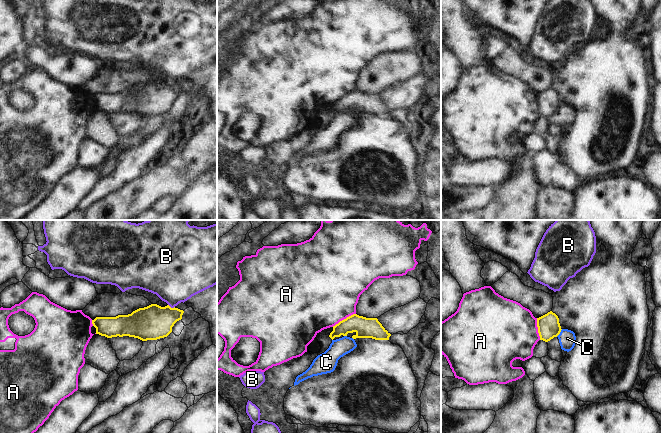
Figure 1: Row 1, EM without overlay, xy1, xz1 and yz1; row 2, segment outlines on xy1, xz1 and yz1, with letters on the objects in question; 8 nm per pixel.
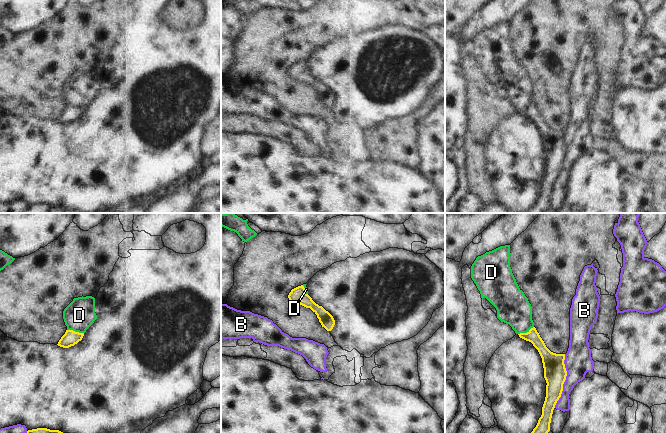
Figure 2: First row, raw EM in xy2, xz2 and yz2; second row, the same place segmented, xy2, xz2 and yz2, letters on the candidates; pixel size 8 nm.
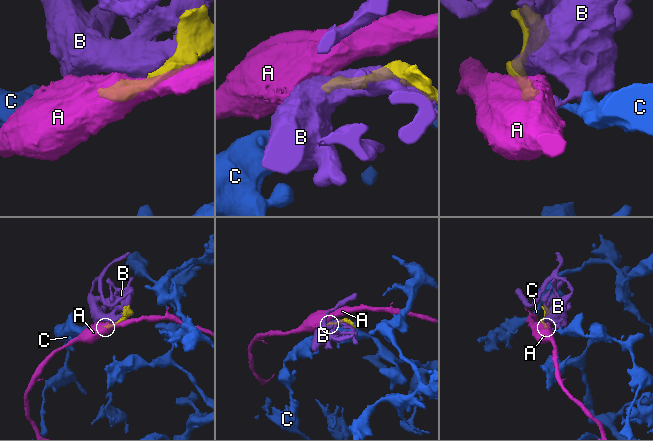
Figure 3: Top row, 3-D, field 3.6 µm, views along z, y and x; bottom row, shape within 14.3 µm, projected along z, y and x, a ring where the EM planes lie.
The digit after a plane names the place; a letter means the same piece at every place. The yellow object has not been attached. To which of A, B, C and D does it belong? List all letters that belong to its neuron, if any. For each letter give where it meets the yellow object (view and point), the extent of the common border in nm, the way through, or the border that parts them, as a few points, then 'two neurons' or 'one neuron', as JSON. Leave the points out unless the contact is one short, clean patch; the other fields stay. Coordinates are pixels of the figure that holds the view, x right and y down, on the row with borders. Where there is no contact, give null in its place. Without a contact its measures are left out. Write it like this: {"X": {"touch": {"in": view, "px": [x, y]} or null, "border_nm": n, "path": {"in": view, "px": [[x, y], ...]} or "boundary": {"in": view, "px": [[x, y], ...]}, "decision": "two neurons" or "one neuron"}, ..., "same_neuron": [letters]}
{"A": {"touch": {"in": "xz1", "px": [344, 319]}, "border_nm": 220, "boundary": {"in": "xz1", "px": [[355, 313], [332, 326]]}, "decision": "two neurons"}, "B": {"touch": {"in": "yz2", "px": [564, 381]}, "border_nm": 440, "decision": "two neurons"}, "C": {"touch": {"in": "yz1", "px": [559, 333]}, "border_nm": 80, "boundary": {"in": "yz1", "px": [[562, 329], [556, 336]]}, "decision": "two neurons"}, "D": {"touch": {"in": "xy2", "px": [74, 331]}, "border_nm": 140, "path": {"in": "xy2", "px": [[70, 338], [74, 331], [79, 315]]}, "decision": "one neuron"}, "same_neuron": ["D"]}

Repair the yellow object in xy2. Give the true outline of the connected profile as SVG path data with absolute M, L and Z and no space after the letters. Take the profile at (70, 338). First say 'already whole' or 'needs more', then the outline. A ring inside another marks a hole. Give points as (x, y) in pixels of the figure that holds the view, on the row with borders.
needs more | M92 296L74 298L64 309L63 319L67 330L57 345L69 348L82 340L86 330L97 319L95 298Z

